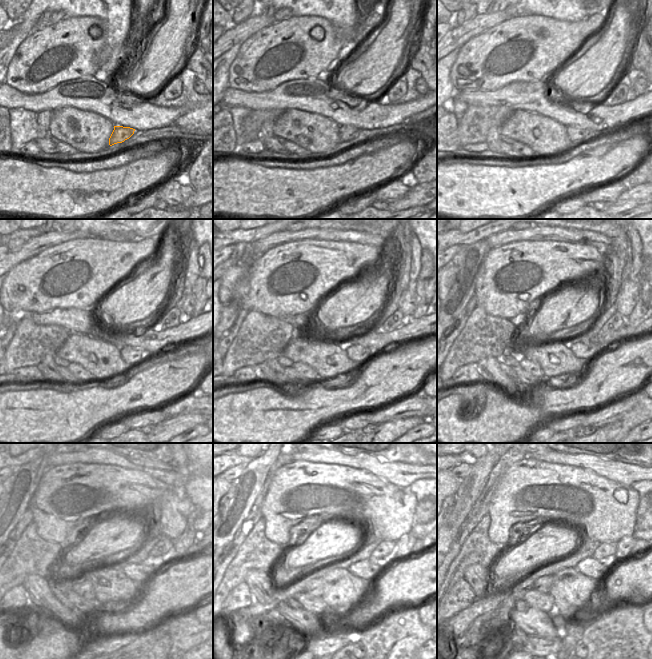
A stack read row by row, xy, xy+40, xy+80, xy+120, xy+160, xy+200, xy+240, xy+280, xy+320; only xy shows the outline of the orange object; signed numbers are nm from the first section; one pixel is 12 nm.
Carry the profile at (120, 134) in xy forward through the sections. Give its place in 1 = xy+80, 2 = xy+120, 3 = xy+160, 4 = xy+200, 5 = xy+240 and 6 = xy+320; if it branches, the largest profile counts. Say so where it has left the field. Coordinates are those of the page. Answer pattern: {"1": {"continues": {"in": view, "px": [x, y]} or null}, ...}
{"1": {"continues": {"in": "xy+80", "px": [574, 133]}}, "2": {"continues": {"in": "xy+120", "px": [129, 354]}}, "3": {"continues": {"in": "xy+160", "px": [356, 352]}}, "4": {"continues": {"in": "xy+200", "px": [581, 350]}}, "5": {"continues": {"in": "xy+240", "px": [137, 571]}}, "6": {"continues": {"in": "xy+320", "px": [597, 569]}}}

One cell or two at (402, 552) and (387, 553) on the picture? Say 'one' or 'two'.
two

